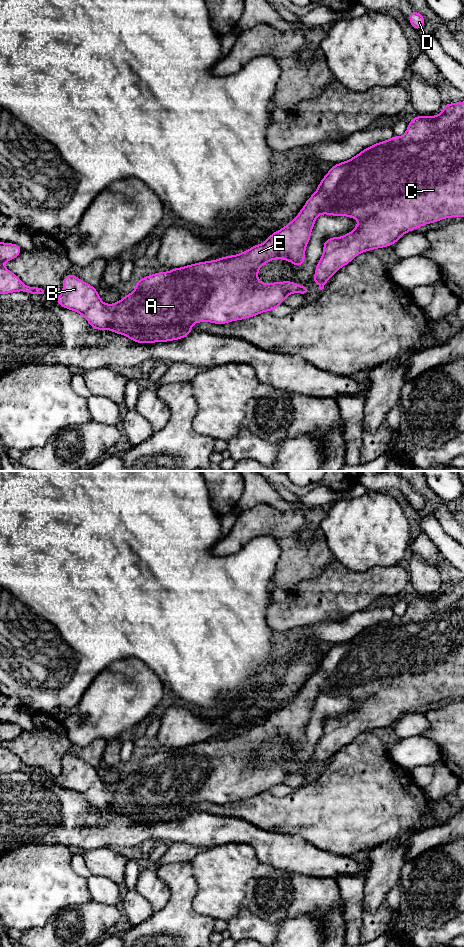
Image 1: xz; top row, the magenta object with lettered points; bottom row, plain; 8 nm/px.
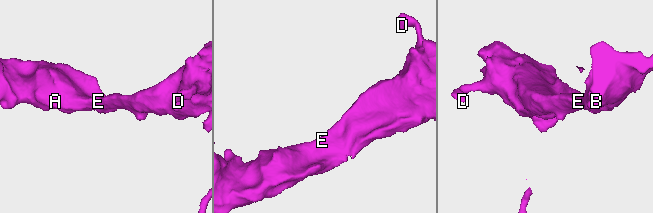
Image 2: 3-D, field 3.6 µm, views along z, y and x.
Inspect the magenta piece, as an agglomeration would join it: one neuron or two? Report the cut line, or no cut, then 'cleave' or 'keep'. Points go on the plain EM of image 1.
no cut | keep

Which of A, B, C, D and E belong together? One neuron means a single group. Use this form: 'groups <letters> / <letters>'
groups A B C D E

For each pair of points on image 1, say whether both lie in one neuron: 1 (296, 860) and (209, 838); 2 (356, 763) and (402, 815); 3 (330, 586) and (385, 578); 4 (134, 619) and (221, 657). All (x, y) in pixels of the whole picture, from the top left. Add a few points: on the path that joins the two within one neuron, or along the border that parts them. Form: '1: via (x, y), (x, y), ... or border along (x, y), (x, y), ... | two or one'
1: via (274, 848), (271, 848), (253, 835), (231, 835) | one
2: via (363, 776), (389, 802) | one
3: via (344, 586), (367, 586), (371, 584) | one
4: via (156, 619), (183, 619), (199, 635) | one

